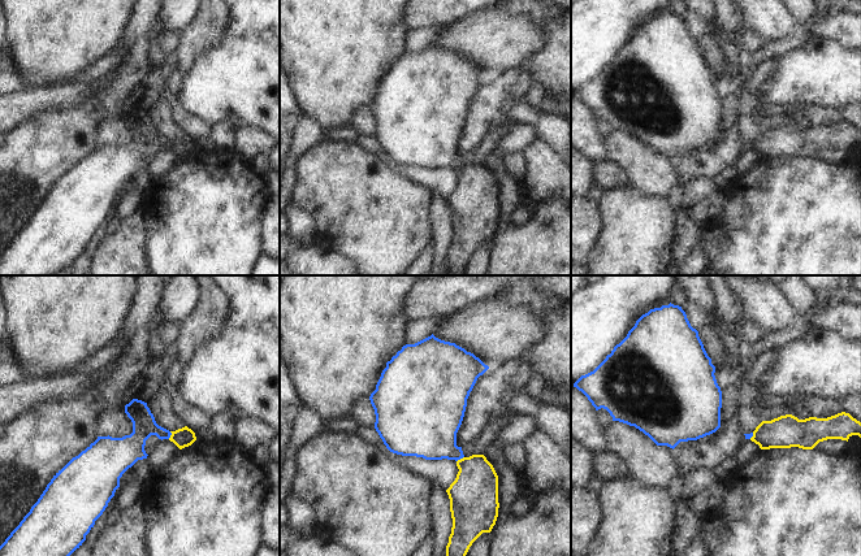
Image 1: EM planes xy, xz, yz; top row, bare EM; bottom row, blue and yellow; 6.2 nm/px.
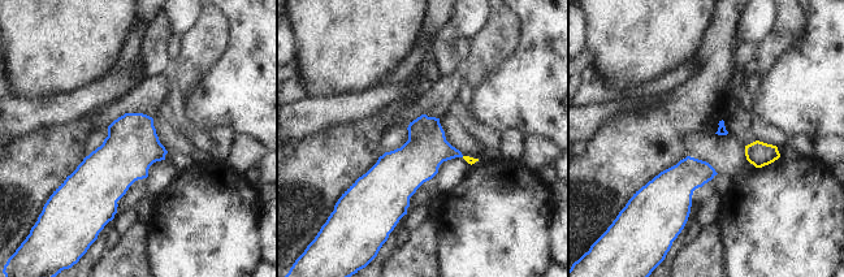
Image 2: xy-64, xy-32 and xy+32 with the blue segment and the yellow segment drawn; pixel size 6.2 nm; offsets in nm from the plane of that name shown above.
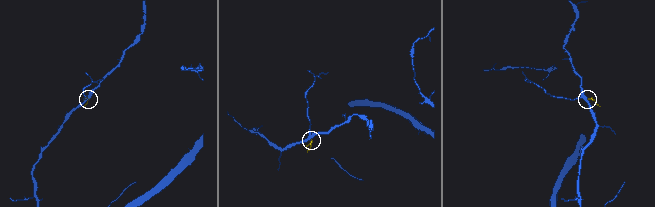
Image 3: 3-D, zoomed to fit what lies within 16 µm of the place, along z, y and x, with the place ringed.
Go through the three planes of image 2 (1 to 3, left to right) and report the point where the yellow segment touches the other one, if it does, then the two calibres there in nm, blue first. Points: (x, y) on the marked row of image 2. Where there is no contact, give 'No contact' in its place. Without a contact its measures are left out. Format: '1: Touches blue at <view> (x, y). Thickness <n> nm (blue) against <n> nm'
1: No contact
2: No contact
3: No contact

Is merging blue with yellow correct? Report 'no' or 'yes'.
no

